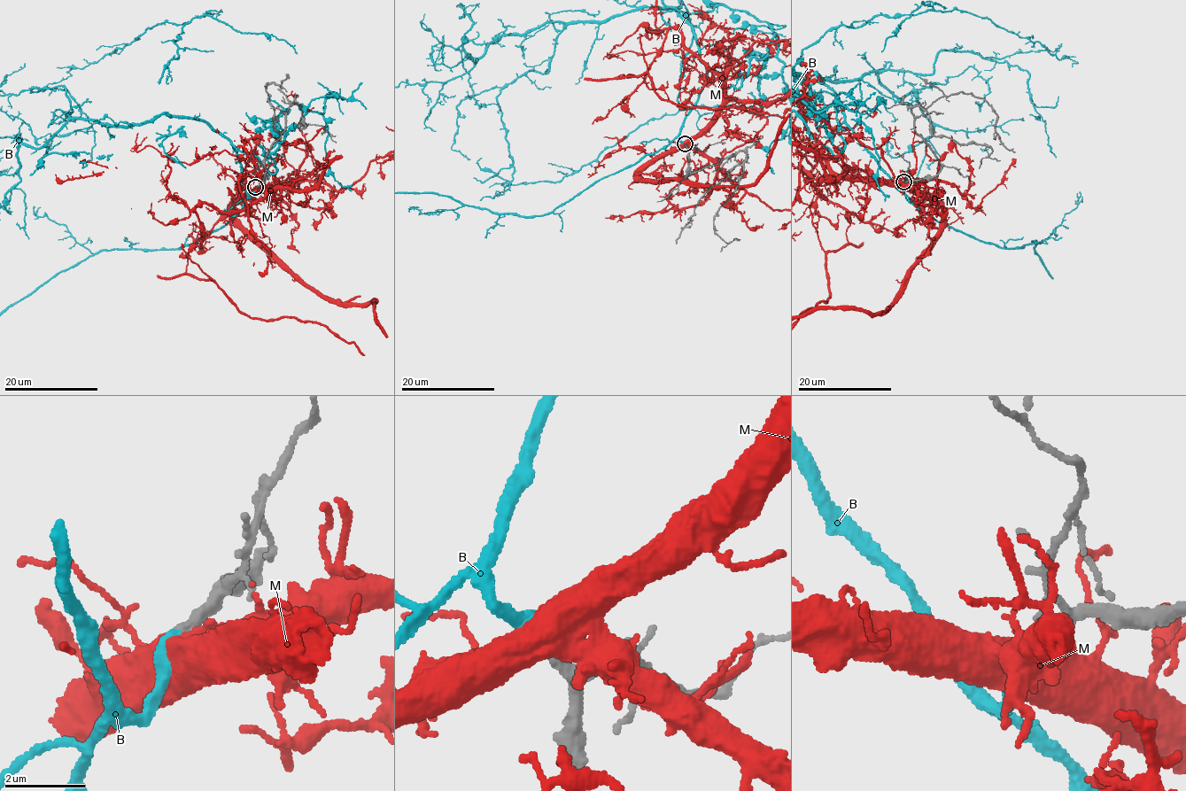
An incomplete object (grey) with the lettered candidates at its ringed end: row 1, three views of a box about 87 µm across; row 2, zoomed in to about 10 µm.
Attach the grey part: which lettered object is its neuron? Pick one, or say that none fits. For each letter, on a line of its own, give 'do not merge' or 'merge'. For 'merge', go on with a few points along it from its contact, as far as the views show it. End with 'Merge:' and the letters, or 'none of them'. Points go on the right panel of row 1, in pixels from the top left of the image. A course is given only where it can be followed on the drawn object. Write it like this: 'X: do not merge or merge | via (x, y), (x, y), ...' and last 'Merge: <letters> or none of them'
B: merge
M: do not merge
Merge: B

